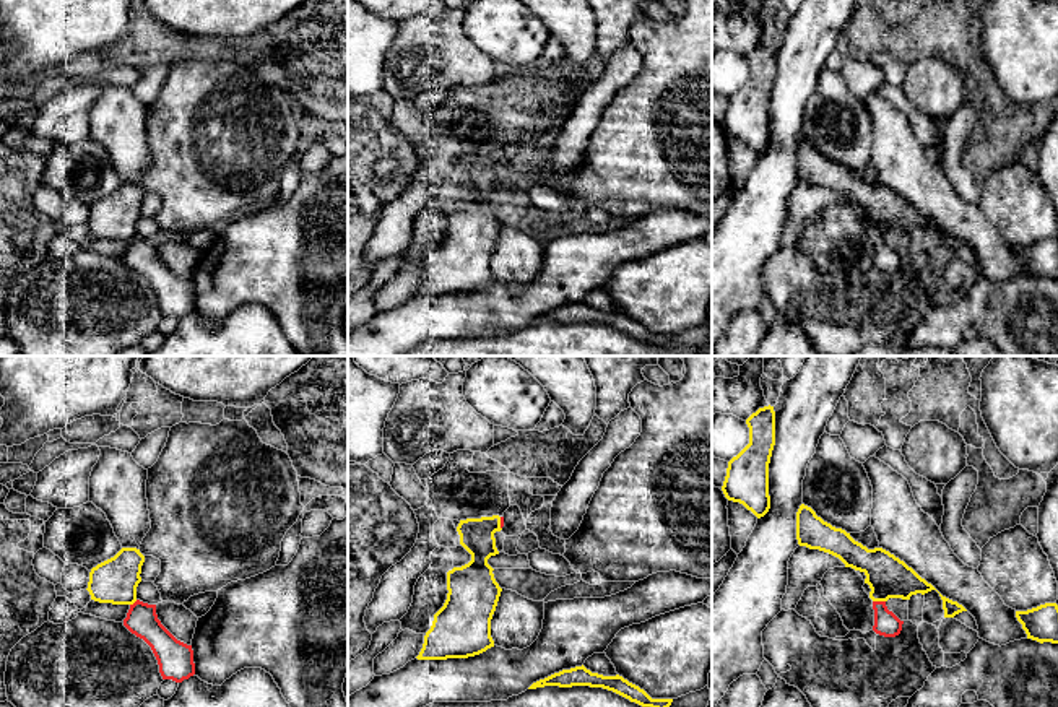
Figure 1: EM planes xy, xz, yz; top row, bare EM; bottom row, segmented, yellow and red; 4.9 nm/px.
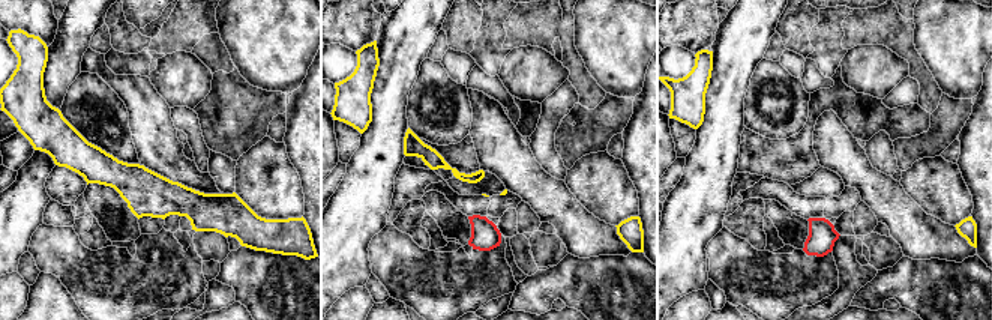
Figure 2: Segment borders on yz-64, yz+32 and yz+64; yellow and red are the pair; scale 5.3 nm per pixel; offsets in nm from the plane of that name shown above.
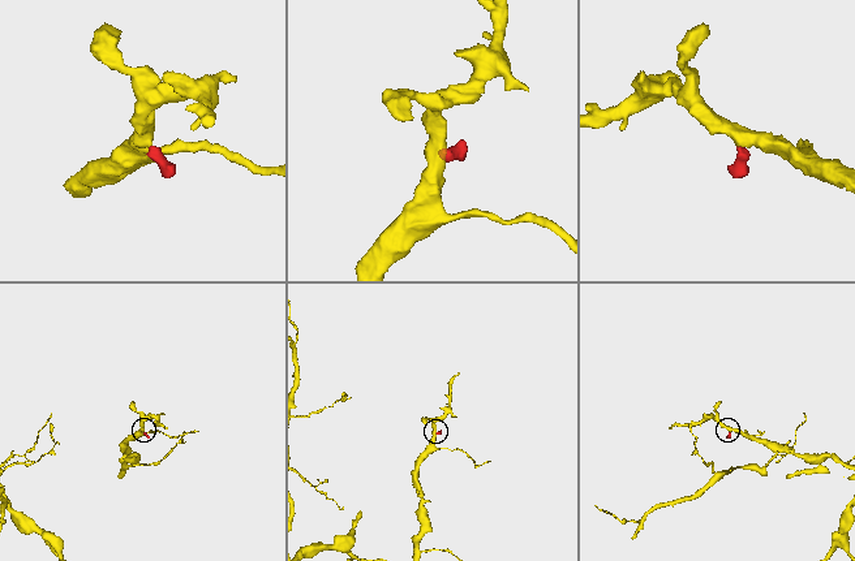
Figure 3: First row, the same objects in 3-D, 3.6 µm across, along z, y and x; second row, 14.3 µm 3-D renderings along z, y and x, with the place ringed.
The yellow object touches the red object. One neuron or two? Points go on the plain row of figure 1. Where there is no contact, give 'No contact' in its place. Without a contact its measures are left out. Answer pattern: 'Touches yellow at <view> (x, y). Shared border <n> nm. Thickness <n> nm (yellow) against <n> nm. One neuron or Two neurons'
Touches yellow at yz (880, 236). Shared border 60 nm. Thickness 200 nm (yellow) against 120 nm. One neuron

